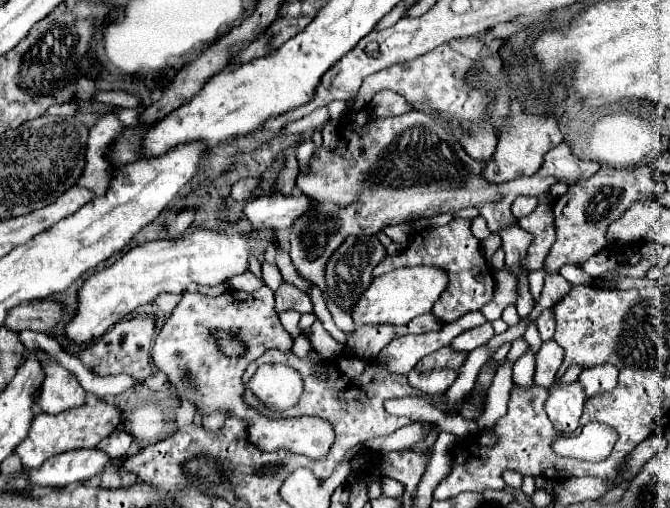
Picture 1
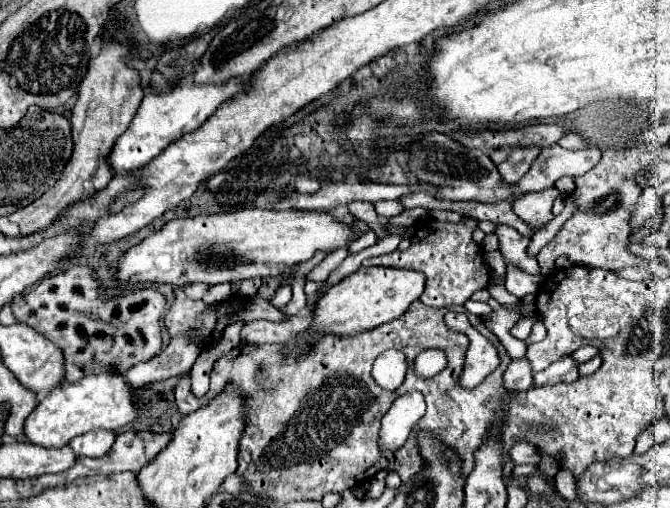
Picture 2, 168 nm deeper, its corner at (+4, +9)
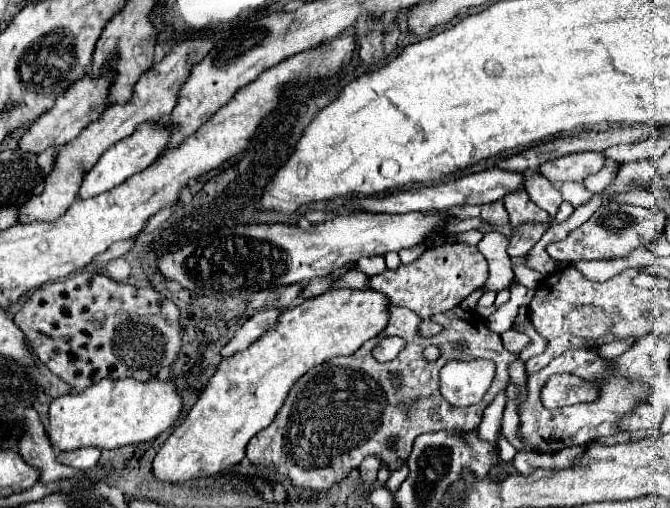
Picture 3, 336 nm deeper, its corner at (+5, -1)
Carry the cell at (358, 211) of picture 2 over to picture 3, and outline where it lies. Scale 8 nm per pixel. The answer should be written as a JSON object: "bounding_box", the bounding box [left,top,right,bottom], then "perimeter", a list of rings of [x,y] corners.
{"bounding_box":[357,255,387,276],"perimeter":[[[382,255],[374,256],[372,259],[360,259],[357,264],[358,268],[368,276],[379,274],[387,268]]]}

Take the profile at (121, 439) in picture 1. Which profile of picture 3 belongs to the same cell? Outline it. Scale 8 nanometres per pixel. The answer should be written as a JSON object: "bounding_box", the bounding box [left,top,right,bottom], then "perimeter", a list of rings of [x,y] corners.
{"bounding_box":[58,448,100,470],"perimeter":[[[80,448],[74,452],[58,454],[58,460],[66,466],[72,466],[74,470],[90,470],[98,464],[98,458],[100,458],[100,448]]]}

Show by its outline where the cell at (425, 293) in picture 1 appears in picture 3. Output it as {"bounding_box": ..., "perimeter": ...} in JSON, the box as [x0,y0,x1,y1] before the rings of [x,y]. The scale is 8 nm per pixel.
{"bounding_box":[152,288,390,484],"perimeter":[[[370,288],[328,290],[316,298],[304,300],[302,304],[294,306],[292,310],[282,312],[274,330],[266,332],[248,350],[238,352],[238,354],[224,358],[220,362],[218,372],[208,382],[208,386],[200,392],[196,404],[186,414],[184,422],[168,436],[168,440],[156,454],[156,458],[152,462],[152,472],[154,472],[156,480],[166,482],[166,484],[208,480],[208,478],[218,478],[228,468],[236,466],[244,458],[248,440],[274,420],[274,416],[276,416],[278,408],[282,406],[292,384],[302,374],[306,374],[310,368],[314,368],[330,358],[336,358],[336,356],[350,356],[364,342],[368,342],[370,338],[376,338],[388,326],[388,320],[390,320],[388,312],[390,312],[390,300],[382,292],[376,292]]]}

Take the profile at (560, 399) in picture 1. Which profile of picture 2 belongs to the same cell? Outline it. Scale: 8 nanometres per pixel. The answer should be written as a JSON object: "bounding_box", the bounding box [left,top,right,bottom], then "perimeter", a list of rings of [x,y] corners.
{"bounding_box":[533,354,579,386],"perimeter":[[[571,354],[559,358],[549,367],[533,374],[534,386],[553,386],[559,383],[569,383],[579,378],[579,364],[571,358]]]}

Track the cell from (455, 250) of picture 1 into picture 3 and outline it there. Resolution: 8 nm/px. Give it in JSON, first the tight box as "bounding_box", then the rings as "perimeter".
{"bounding_box":[368,242,488,318],"perimeter":[[[446,242],[442,246],[424,250],[424,254],[412,264],[400,264],[396,270],[386,268],[382,274],[368,276],[368,286],[384,292],[394,306],[404,306],[416,312],[420,318],[430,318],[460,306],[466,296],[484,286],[486,278],[488,264],[476,246],[468,246],[464,242]]]}

